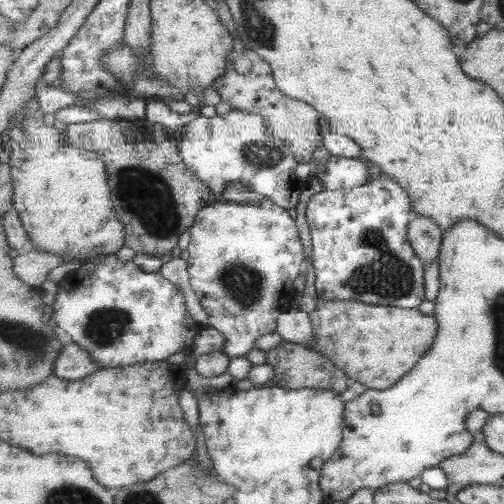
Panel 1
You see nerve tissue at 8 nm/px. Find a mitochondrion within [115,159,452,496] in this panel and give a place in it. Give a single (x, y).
(385, 276)

